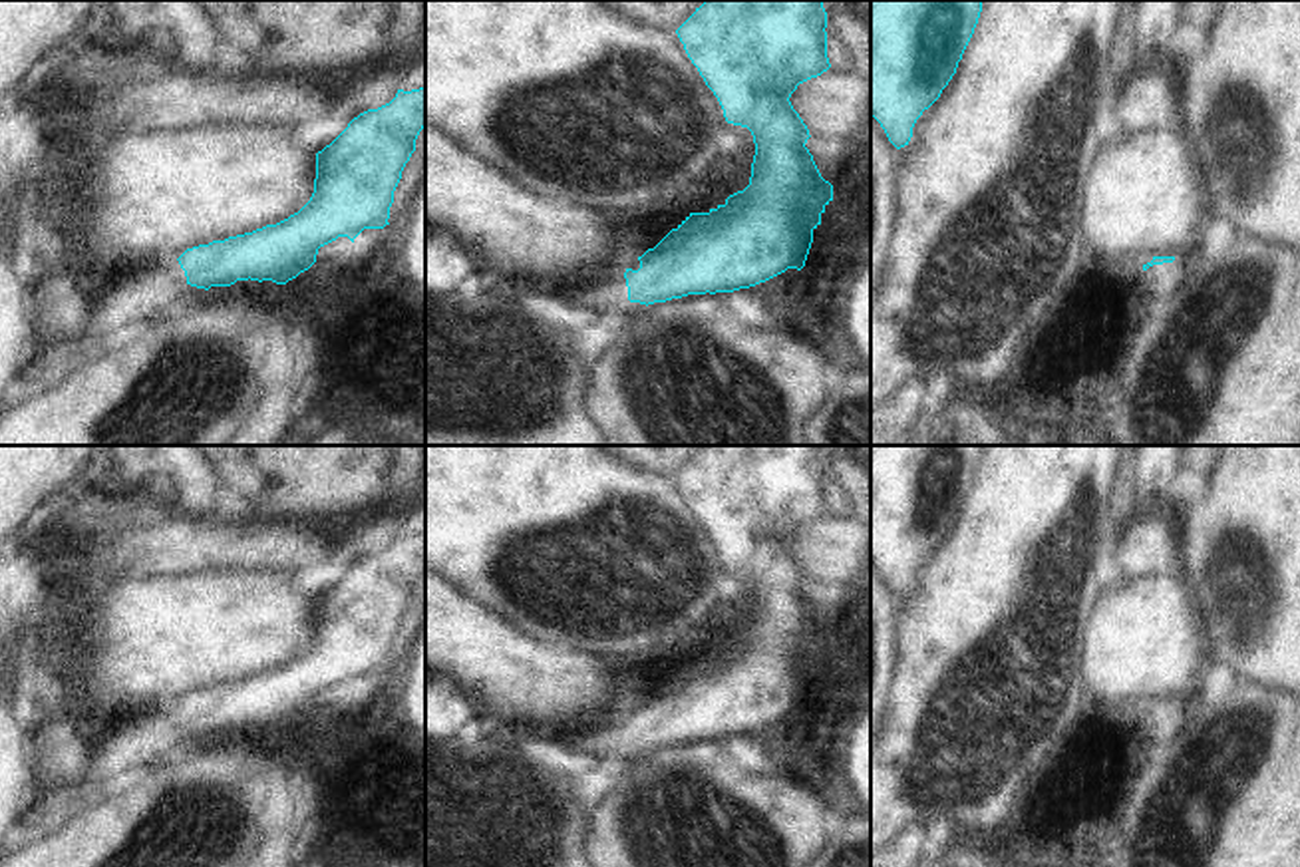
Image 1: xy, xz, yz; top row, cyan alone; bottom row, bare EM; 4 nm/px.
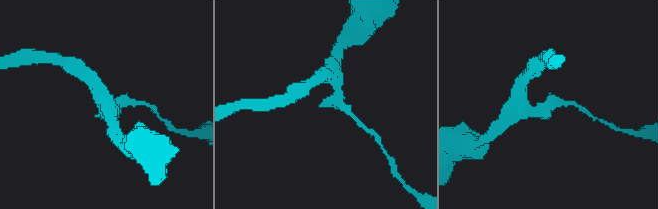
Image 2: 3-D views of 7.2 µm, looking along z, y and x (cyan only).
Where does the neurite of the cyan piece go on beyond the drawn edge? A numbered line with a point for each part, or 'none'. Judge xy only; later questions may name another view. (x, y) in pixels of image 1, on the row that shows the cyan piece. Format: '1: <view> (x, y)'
1: xy (132, 299)

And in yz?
1: yz (1157, 283)

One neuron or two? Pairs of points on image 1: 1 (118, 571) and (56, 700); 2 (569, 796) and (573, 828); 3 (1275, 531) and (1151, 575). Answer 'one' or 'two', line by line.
1: two
2: one
3: two

